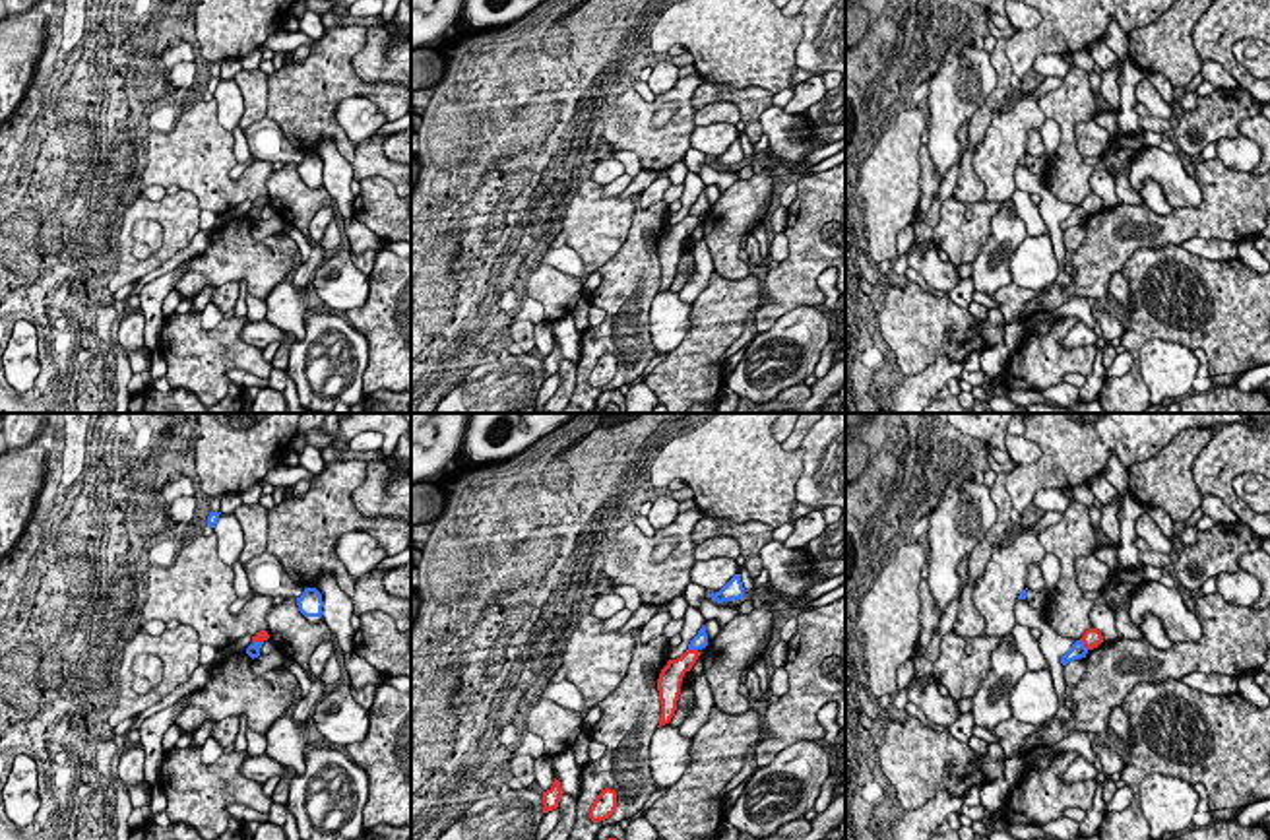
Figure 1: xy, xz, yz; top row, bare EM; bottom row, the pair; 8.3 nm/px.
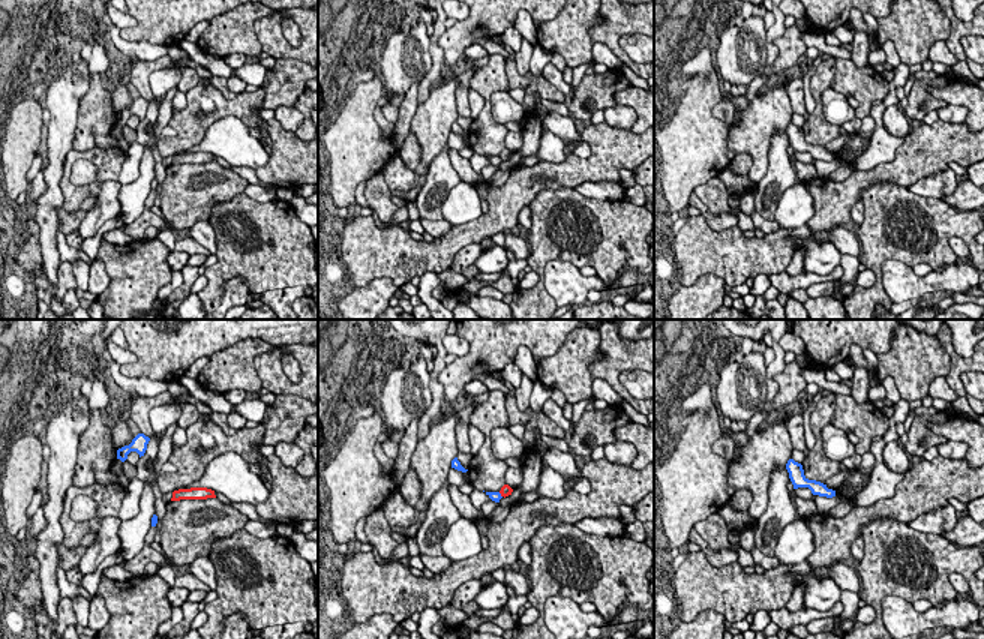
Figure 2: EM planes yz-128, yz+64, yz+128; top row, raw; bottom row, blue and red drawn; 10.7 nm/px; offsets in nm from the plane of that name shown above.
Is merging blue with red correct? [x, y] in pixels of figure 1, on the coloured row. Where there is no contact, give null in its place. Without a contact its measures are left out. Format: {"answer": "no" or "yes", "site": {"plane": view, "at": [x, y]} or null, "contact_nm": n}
{"answer": "no", "site": {"plane": "yz", "at": [1082, 645]}, "contact_nm": 120}

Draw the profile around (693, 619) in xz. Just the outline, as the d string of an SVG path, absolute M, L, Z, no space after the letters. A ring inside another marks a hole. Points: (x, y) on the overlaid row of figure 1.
M688 605L683 623L684 623L681 630L683 642L679 646L671 646L669 660L681 658L688 650L690 640L698 634L706 619L696 607Z

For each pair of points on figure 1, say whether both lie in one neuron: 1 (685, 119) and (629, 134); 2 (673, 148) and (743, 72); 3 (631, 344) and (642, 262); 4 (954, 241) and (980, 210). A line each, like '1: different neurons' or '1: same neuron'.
1: same neuron
2: different neurons
3: same neuron
4: same neuron

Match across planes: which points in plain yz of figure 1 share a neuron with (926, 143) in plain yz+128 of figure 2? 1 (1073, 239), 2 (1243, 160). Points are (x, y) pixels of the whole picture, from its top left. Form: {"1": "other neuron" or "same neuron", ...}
{"1": "other neuron", "2": "other neuron"}

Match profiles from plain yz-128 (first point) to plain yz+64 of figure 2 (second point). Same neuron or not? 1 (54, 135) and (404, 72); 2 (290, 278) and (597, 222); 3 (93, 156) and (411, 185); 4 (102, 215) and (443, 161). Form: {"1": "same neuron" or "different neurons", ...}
{"1": "same neuron", "2": "same neuron", "3": "same neuron", "4": "same neuron"}

